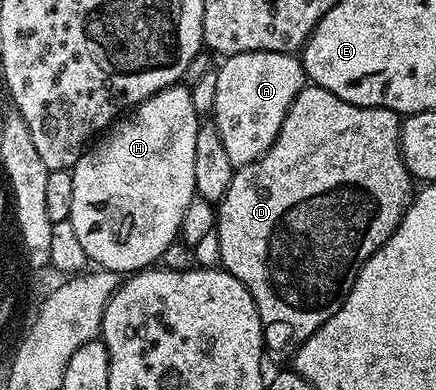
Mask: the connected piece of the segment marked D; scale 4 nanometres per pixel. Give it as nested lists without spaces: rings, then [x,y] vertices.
[[[306,86],[291,102],[287,110],[287,118],[283,118],[283,126],[275,138],[275,142],[259,159],[247,166],[236,169],[231,178],[231,186],[227,194],[216,205],[216,229],[215,241],[217,240],[217,252],[221,255],[220,267],[224,268],[251,294],[255,306],[259,310],[261,327],[265,329],[265,347],[277,356],[288,357],[297,351],[297,347],[327,318],[331,318],[343,306],[351,286],[357,281],[359,270],[387,242],[387,238],[393,236],[393,232],[399,226],[399,222],[405,217],[409,208],[409,201],[415,195],[415,181],[409,175],[407,166],[401,157],[401,122],[402,117],[396,112],[386,108],[360,108],[351,102],[343,102],[335,94],[316,86]]]

